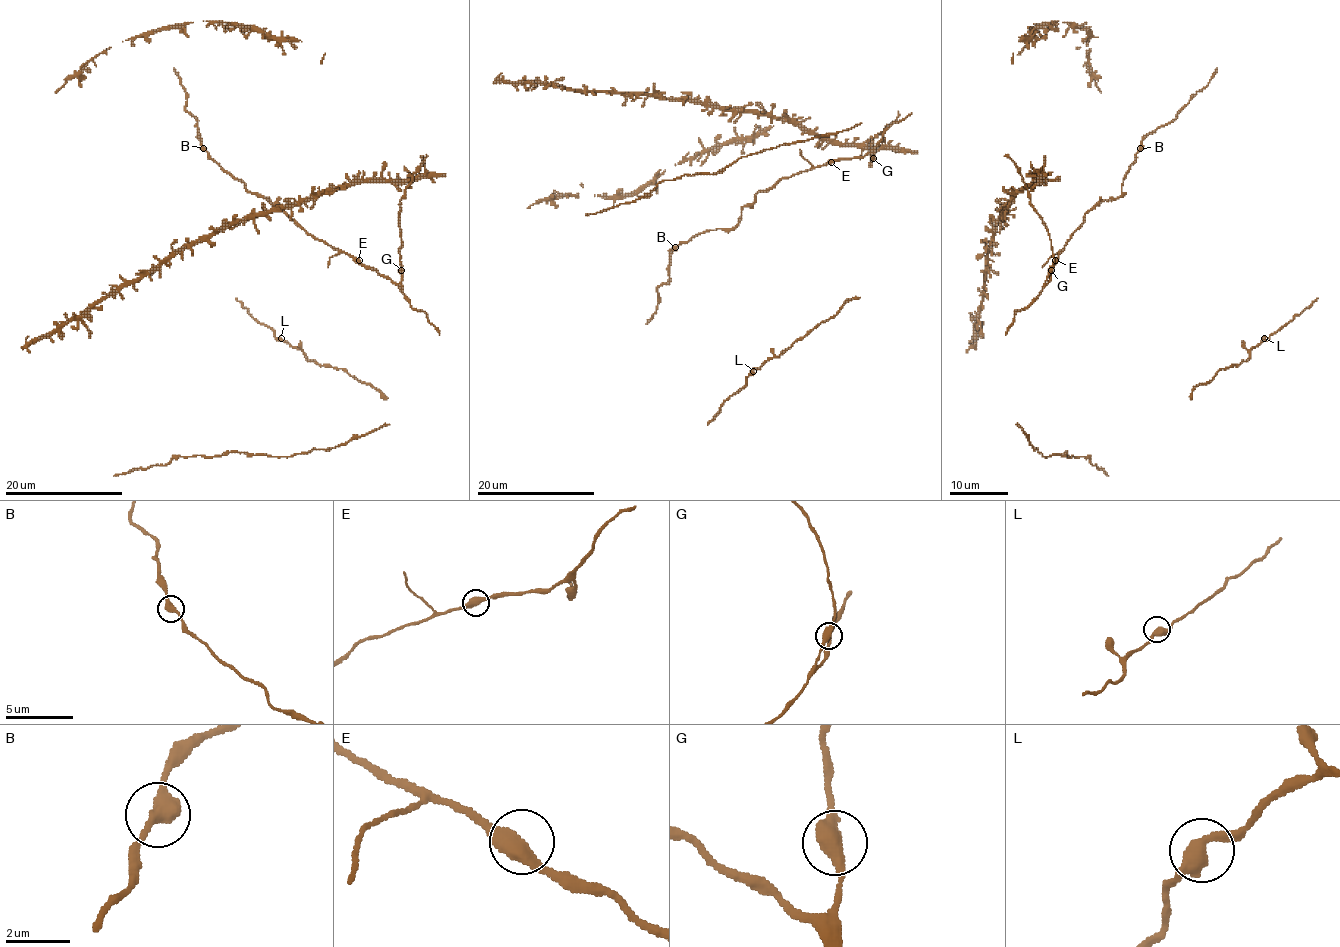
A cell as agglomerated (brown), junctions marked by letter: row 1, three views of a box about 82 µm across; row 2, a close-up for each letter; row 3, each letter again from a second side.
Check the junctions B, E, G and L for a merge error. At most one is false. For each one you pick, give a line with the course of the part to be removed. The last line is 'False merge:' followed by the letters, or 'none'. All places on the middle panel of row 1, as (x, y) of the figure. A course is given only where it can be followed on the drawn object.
False merge: none

